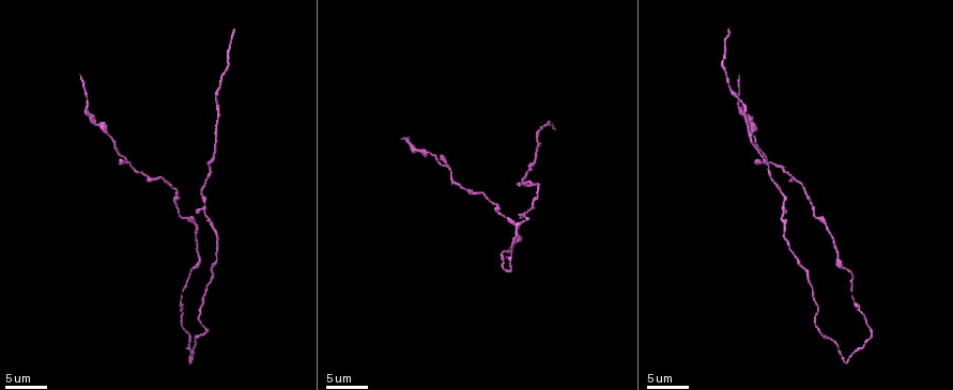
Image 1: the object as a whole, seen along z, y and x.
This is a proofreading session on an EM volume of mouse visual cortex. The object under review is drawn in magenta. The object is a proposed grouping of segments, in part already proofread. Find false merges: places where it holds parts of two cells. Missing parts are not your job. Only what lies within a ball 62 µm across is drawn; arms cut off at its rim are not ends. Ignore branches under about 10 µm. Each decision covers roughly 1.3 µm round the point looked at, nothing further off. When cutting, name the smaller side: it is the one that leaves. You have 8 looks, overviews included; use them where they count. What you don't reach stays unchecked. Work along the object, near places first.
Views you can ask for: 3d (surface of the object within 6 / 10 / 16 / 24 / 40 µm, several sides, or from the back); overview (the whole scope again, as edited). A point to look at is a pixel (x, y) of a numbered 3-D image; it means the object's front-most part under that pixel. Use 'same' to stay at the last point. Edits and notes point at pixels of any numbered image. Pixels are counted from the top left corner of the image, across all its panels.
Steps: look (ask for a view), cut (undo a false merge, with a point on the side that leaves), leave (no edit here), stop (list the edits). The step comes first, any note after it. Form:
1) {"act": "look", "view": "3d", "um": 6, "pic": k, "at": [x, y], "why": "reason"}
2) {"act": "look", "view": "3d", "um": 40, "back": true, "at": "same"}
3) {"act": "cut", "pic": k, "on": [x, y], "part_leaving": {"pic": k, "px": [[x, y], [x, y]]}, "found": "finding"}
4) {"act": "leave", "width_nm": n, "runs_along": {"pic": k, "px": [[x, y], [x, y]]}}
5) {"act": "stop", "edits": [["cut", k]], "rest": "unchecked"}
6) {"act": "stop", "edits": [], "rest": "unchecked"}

{"act": "look", "view": "3d", "um": 6, "pic": 1, "at": [809, 278], "why": "thick turns thin"}

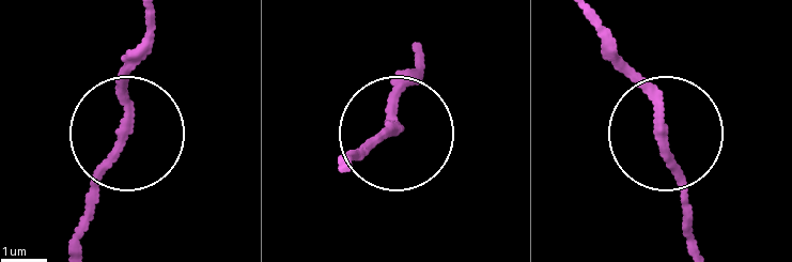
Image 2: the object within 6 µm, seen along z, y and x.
{"act": "leave", "runs_along": {"pic": 2, "px": [[696, 249], [662, 111], [604, 46]]}, "found": "one cell here"}

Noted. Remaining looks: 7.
{"act": "look", "view": "3d", "um": 6, "pic": 1, "at": [772, 163], "why": "thick turns thin"}

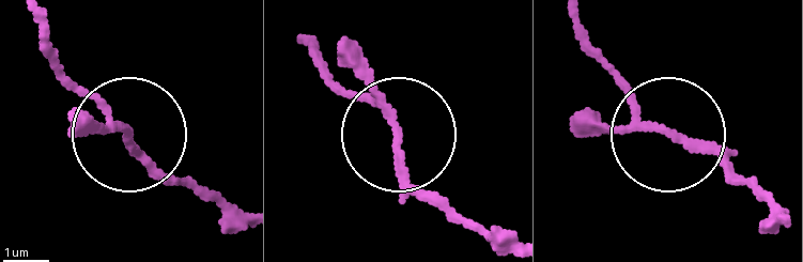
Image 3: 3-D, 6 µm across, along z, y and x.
{"act": "leave", "arms": 3, "runs_along": {"pic": 3, "px": [[780, 213], [665, 133], [612, 67]]}, "found": "continuous, no second cell"}

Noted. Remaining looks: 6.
{"act": "look", "view": "3d", "um": 6, "pic": 1, "at": [214, 155], "why": "sudden change in width"}

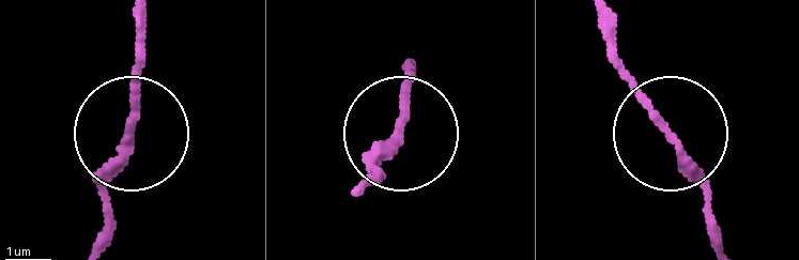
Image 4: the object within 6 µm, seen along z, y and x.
{"act": "leave", "width_nm": 170, "runs_along": {"pic": 4, "px": [[103, 247], [107, 179], [141, 44]]}, "found": "one cell here"}

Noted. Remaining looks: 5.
{"act": "look", "view": "3d", "um": 6, "pic": 1, "at": [749, 117], "why": "sudden change in width"}

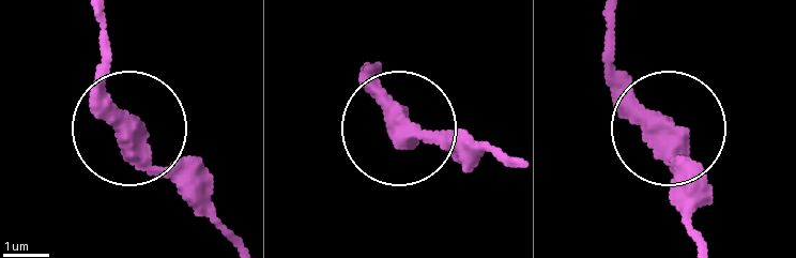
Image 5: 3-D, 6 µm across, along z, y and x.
{"act": "look", "view": "3d", "um": 6, "back": true, "pic": 5, "at": [667, 132]}

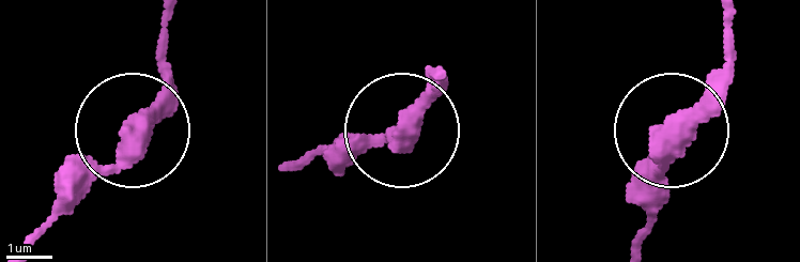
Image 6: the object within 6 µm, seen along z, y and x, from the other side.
{"act": "leave", "found": "one cell here"}

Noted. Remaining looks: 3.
{"act": "stop", "edits": [], "rest": "unchecked"}

